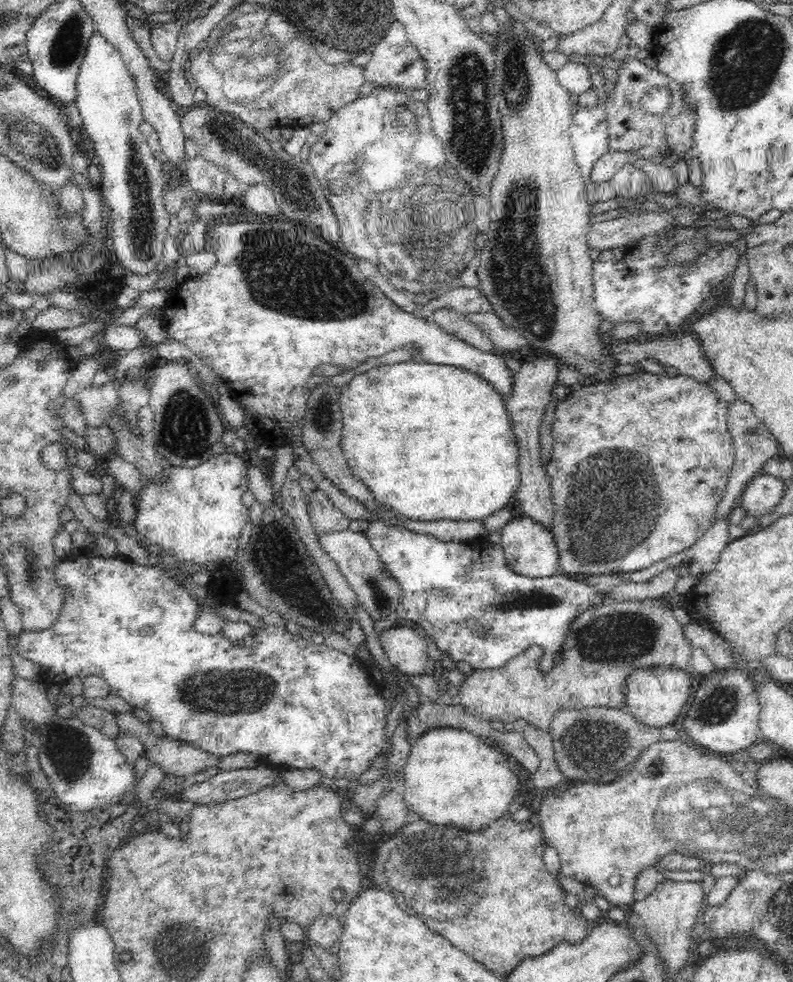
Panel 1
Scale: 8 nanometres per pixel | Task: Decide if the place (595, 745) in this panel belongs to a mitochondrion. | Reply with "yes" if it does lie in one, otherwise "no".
yes

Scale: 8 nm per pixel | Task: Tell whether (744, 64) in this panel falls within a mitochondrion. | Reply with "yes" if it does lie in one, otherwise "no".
yes

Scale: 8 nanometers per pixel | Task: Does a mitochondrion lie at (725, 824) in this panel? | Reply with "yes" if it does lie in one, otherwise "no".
yes

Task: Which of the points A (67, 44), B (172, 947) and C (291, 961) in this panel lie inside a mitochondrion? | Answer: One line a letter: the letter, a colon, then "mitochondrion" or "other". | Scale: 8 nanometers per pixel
A: mitochondrion
B: mitochondrion
C: other

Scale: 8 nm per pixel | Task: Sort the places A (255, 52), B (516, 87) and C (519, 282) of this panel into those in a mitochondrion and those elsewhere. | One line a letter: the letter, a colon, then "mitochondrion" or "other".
A: mitochondrion
B: mitochondrion
C: mitochondrion

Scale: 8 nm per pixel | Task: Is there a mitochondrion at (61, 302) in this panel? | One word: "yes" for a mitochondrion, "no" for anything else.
no

